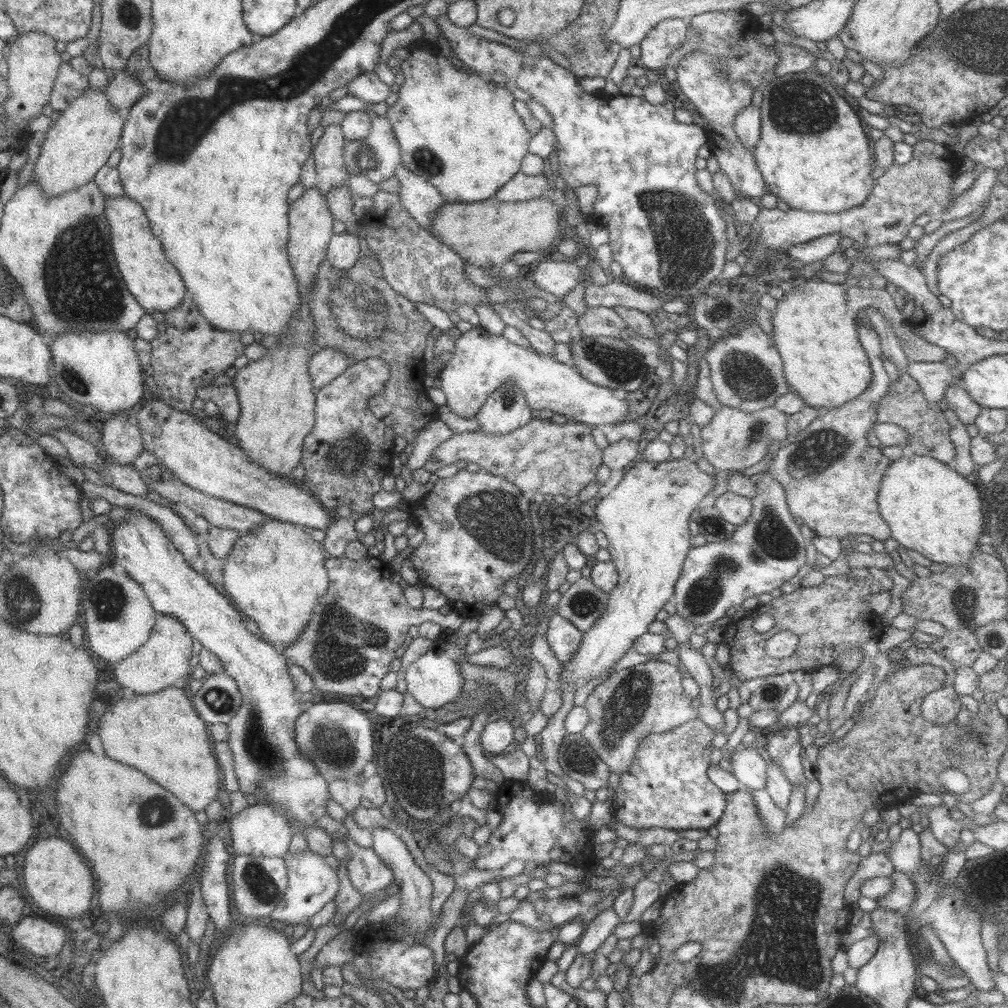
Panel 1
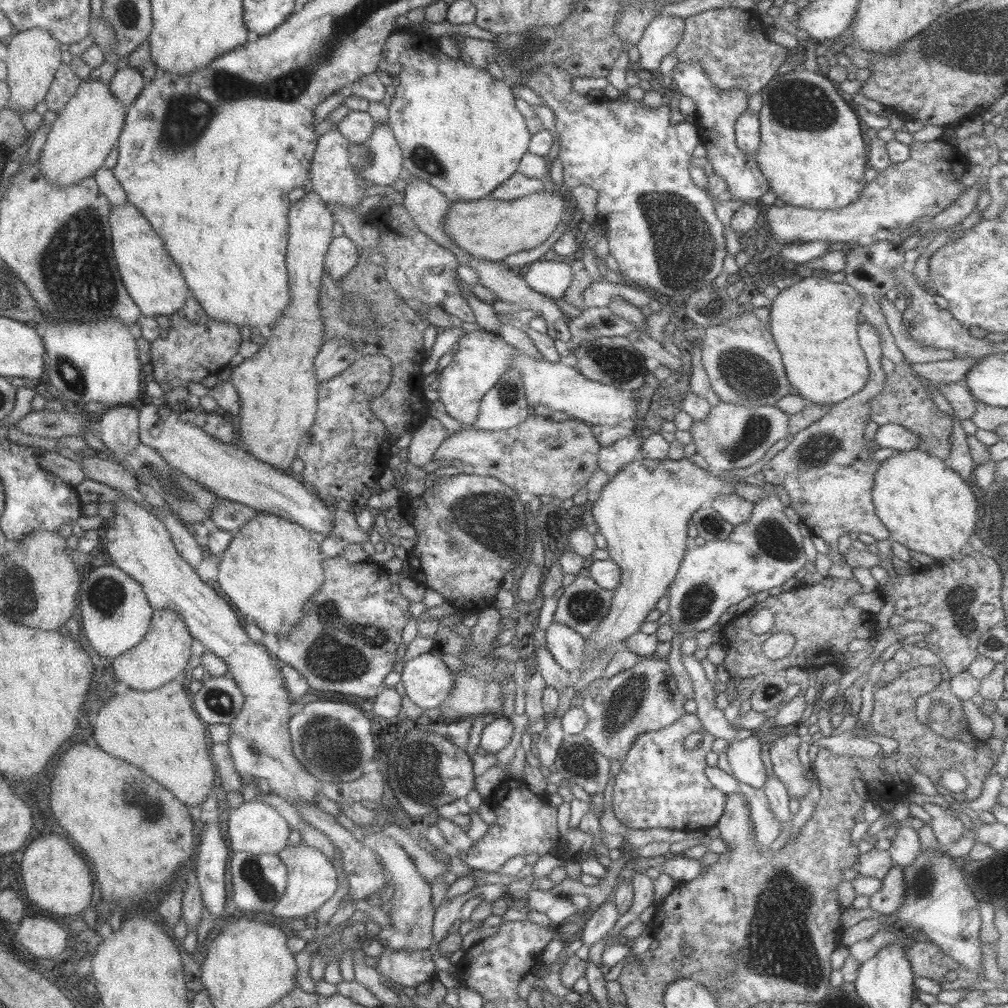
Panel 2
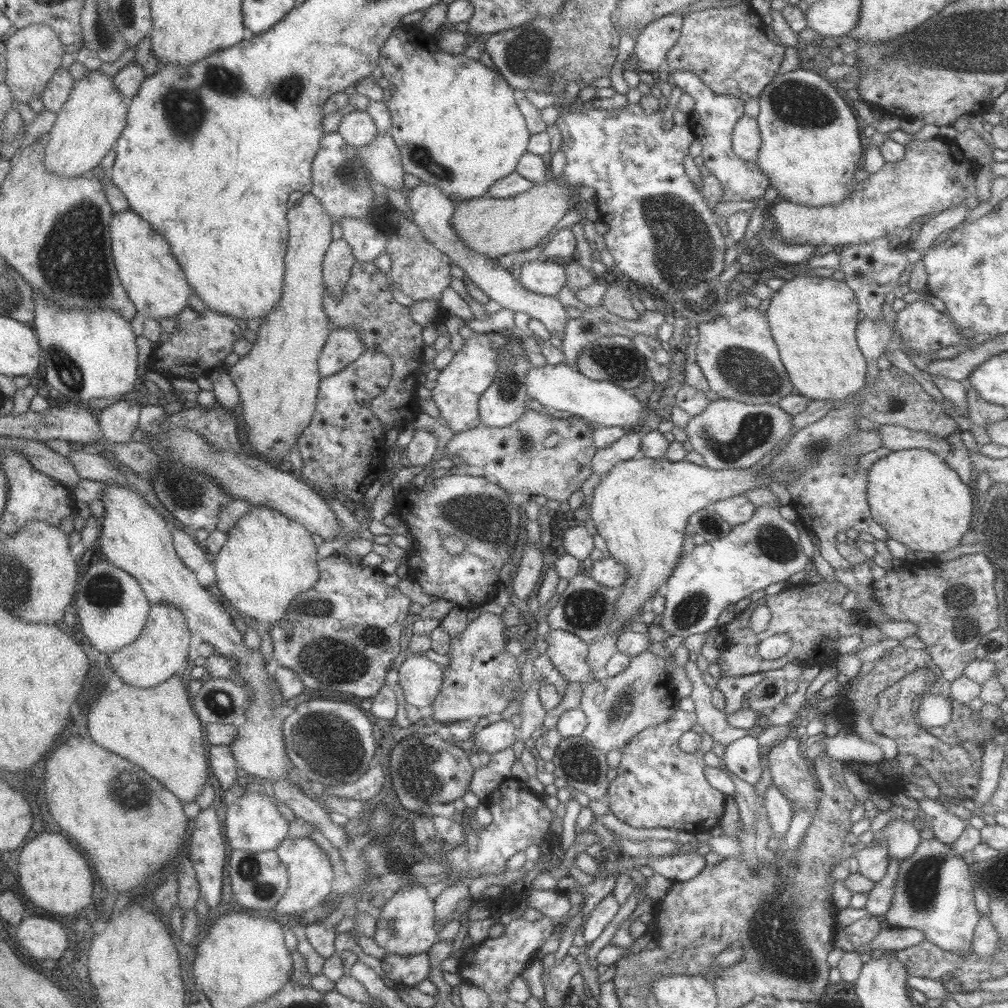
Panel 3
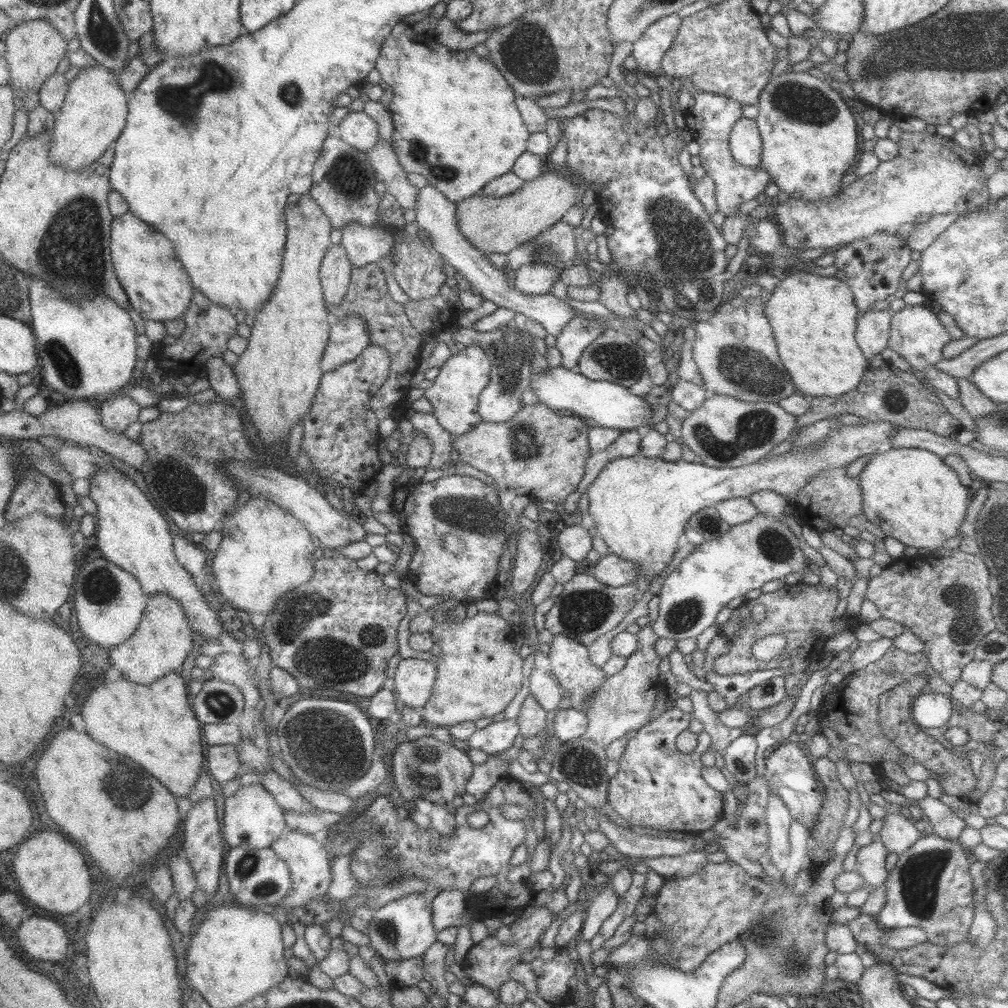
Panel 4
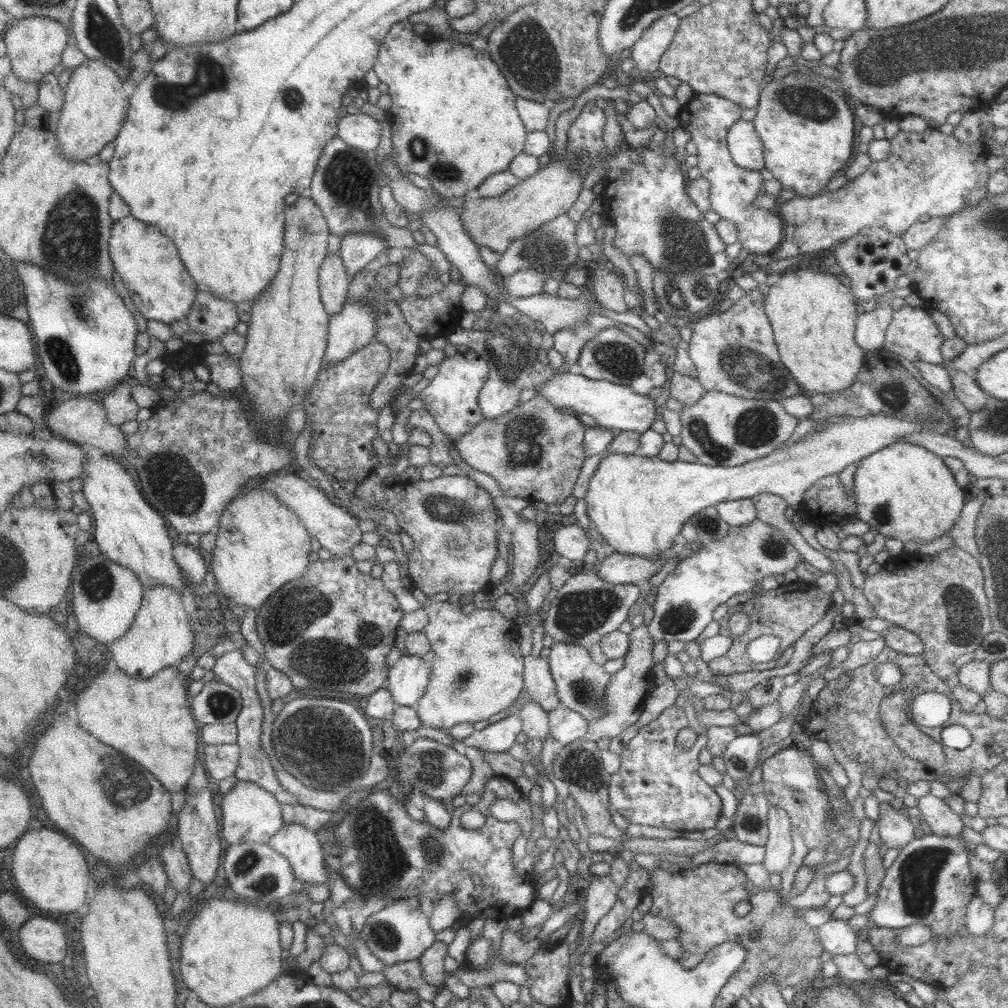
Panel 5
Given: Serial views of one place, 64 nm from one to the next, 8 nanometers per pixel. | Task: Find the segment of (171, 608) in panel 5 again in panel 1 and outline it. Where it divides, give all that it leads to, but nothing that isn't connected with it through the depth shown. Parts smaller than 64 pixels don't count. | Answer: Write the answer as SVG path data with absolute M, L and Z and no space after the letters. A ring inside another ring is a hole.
M157 613L153 632L148 640L130 656L123 658L114 670L116 682L134 694L154 694L169 686L180 685L191 679L194 667L190 665L193 638L187 634L179 620L167 614Z

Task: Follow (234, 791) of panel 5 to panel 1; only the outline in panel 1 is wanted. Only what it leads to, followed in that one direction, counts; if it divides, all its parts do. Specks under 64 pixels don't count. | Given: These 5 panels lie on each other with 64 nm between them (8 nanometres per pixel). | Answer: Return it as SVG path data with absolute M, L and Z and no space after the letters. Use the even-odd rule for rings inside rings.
M251 802L249 807L234 814L228 831L232 837L232 848L238 856L278 858L283 858L291 848L294 833L286 818L280 816L270 805L262 802Z

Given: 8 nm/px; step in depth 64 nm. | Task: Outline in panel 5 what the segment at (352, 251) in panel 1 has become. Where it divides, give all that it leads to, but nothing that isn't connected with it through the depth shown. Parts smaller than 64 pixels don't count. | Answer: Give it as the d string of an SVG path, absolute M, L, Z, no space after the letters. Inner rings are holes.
M339 250L324 259L319 270L319 291L327 313L332 316L342 310L347 301L351 278L339 255Z

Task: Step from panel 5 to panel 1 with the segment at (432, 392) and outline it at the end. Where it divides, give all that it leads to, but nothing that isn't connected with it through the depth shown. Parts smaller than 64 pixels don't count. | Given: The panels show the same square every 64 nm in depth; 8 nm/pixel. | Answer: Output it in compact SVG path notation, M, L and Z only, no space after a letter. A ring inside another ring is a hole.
M483 327L462 333L454 346L452 358L441 367L439 379L440 388L447 398L447 407L458 416L471 419L489 394L512 381L517 384L535 415L540 410L550 410L554 414L562 414L568 421L590 428L606 429L624 422L628 401L623 394L588 382L576 368L557 361L555 357L508 342L507 338L490 334Z

